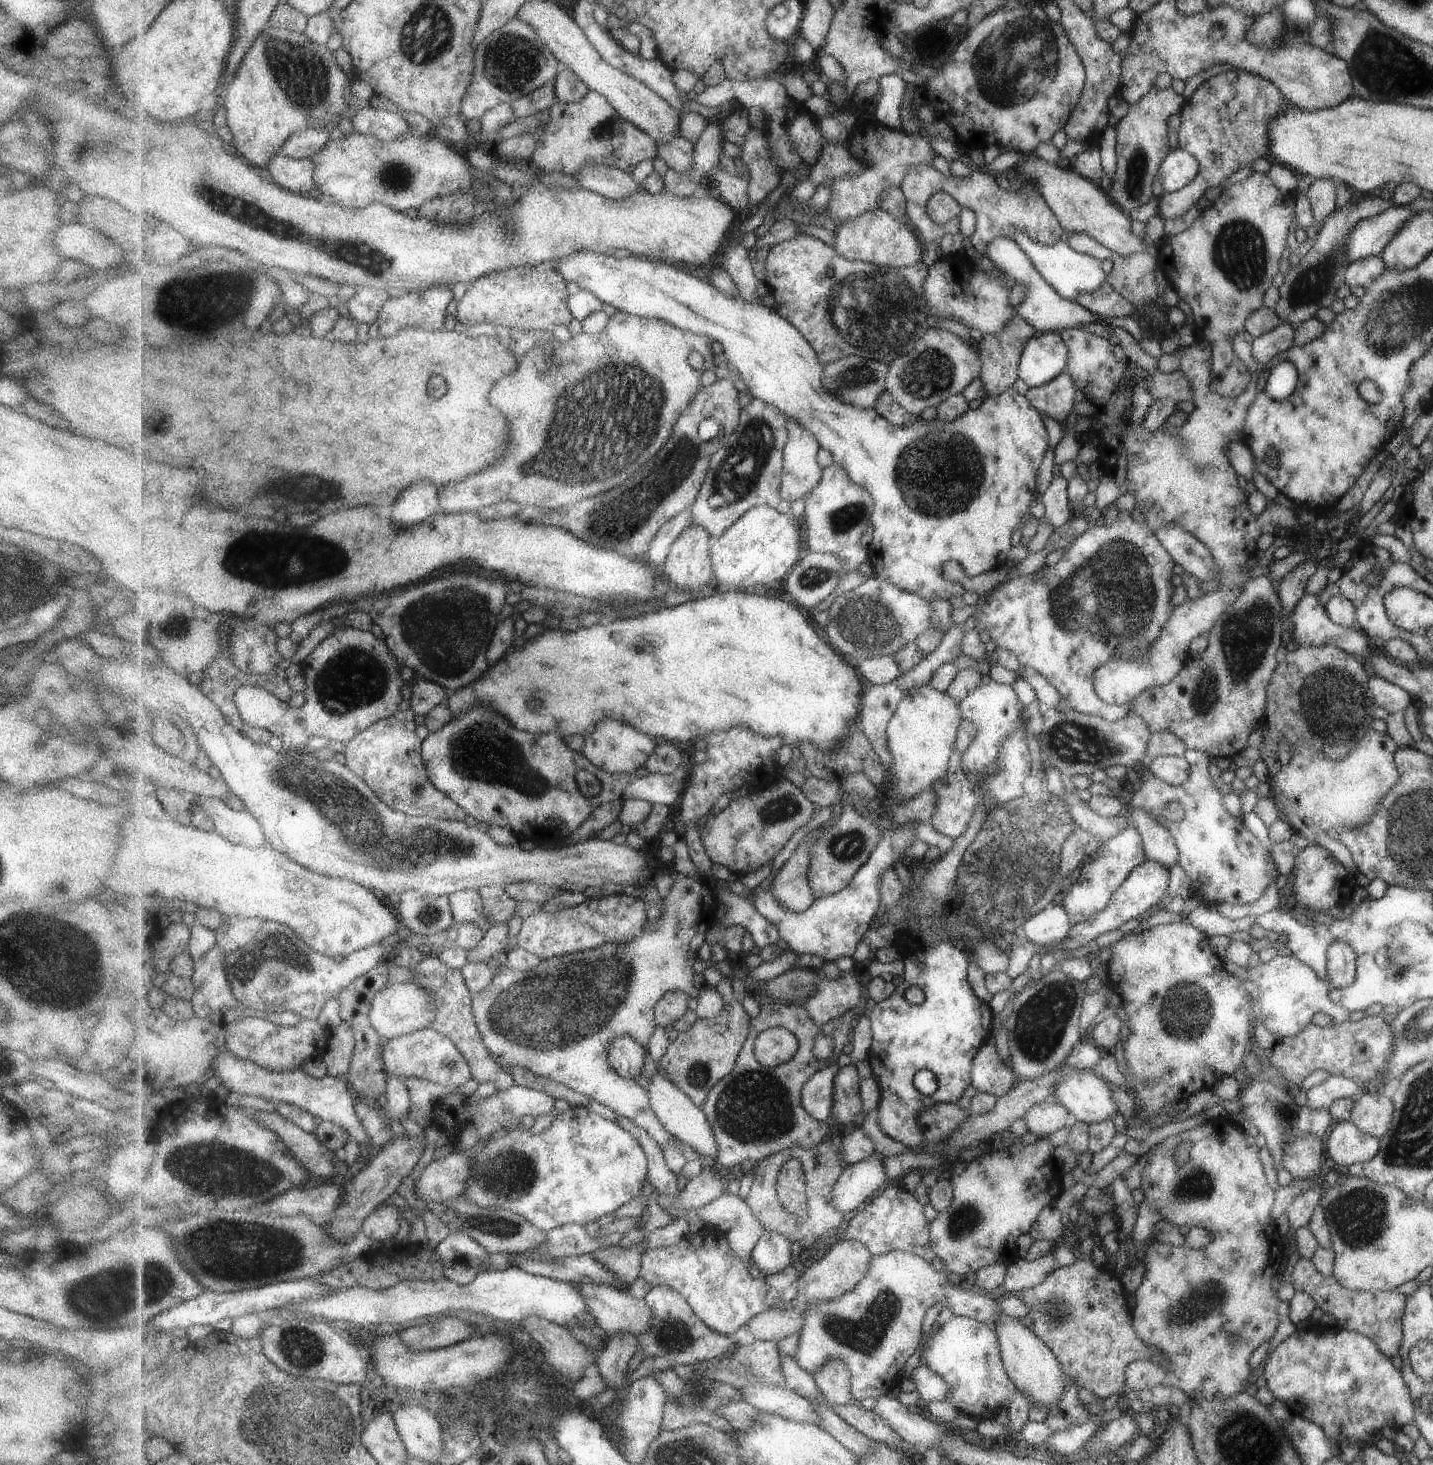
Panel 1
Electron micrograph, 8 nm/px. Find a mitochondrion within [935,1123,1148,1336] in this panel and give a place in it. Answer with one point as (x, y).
(966, 1218)

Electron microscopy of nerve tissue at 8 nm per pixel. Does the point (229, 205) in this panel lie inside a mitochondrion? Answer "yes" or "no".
yes

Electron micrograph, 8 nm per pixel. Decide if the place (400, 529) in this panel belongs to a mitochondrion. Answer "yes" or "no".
no

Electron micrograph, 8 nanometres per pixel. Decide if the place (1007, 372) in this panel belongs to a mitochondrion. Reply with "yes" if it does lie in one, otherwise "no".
no

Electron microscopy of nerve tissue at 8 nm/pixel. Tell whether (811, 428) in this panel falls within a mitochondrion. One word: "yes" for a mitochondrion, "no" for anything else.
no

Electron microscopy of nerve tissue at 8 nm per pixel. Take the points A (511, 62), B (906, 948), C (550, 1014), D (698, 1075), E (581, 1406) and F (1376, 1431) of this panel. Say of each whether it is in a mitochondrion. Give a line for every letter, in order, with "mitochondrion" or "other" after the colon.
A: mitochondrion
B: other
C: mitochondrion
D: mitochondrion
E: other
F: other

